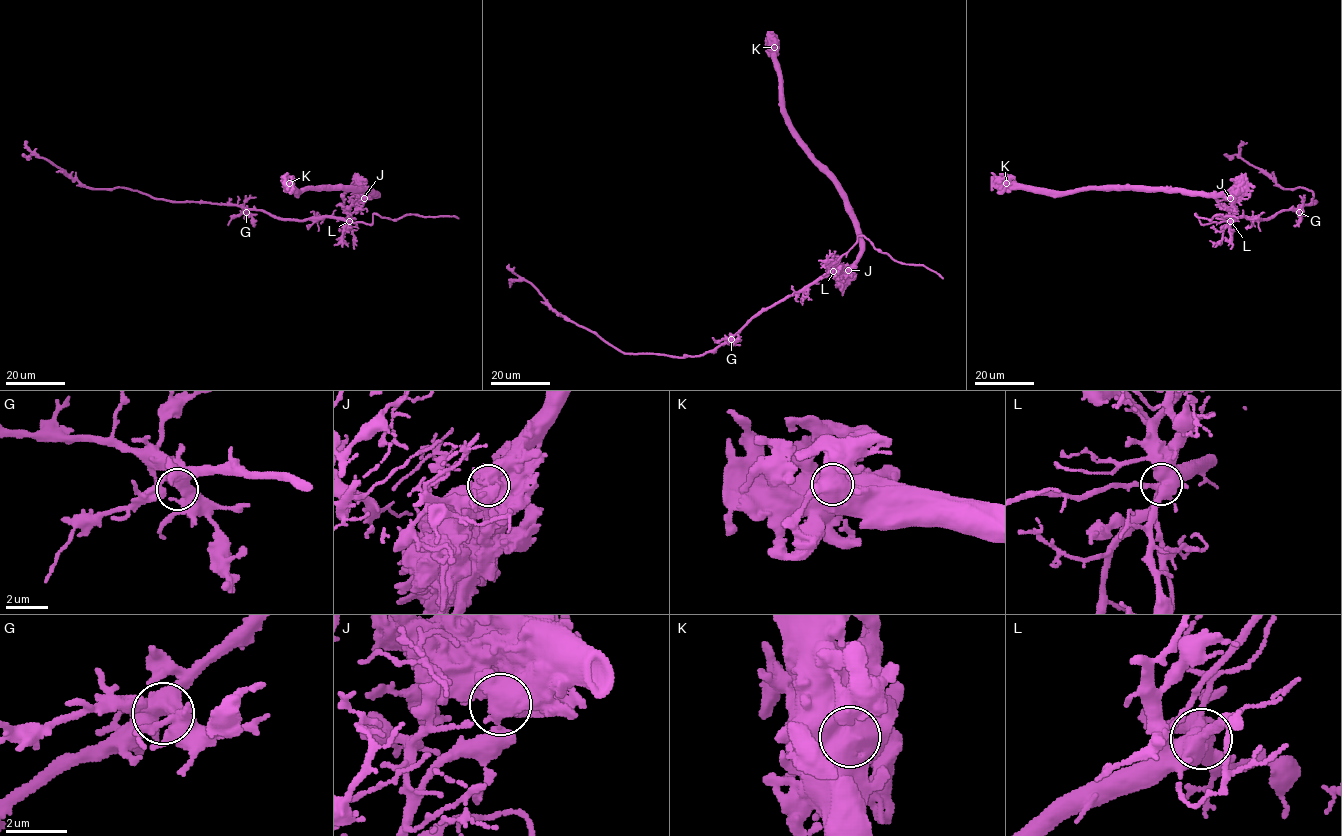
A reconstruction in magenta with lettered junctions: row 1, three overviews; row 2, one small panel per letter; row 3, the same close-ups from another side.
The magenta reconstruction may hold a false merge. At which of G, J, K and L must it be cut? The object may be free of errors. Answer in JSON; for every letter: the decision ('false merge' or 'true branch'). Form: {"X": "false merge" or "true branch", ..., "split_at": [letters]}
{"G": "true branch", "J": "false merge", "K": "true branch", "L": "true branch", "split_at": ["J"]}

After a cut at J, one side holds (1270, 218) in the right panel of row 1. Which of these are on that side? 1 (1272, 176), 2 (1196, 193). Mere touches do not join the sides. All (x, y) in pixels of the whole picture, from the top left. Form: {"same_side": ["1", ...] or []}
{"same_side": ["1"]}

